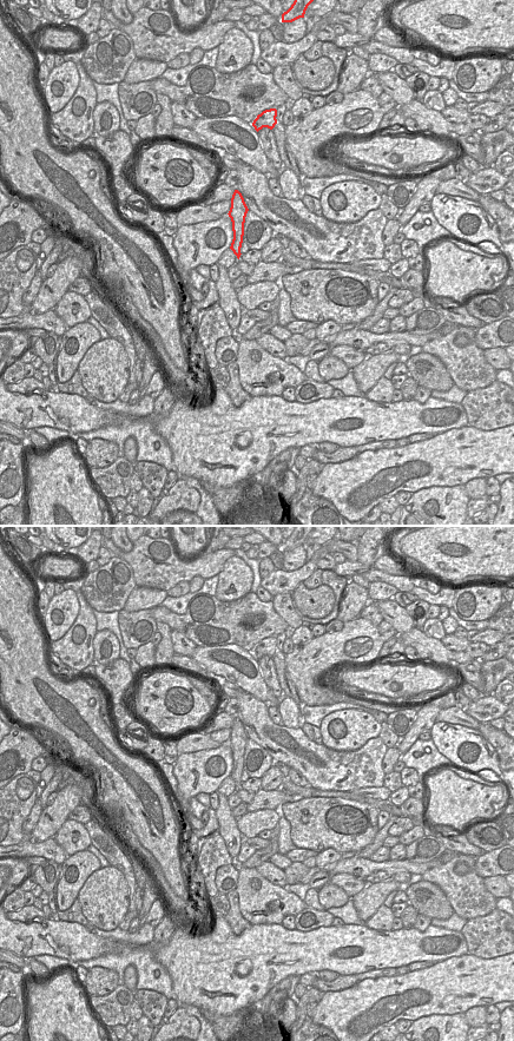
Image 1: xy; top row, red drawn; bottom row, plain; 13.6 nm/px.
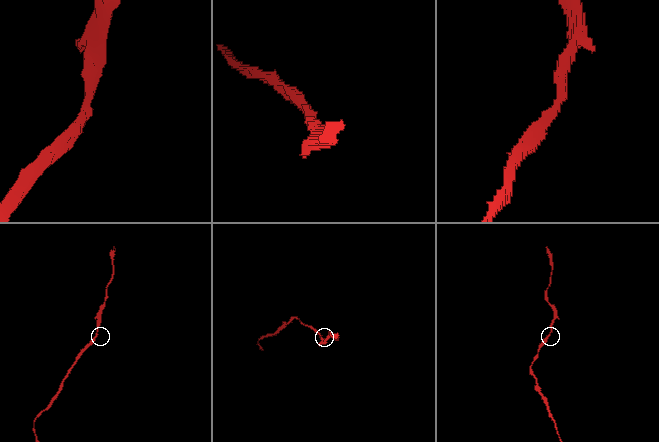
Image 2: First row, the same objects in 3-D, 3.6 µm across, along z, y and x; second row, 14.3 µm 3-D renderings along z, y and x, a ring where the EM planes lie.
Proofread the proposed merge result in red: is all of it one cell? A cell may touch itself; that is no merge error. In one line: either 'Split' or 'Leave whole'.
Leave whole.

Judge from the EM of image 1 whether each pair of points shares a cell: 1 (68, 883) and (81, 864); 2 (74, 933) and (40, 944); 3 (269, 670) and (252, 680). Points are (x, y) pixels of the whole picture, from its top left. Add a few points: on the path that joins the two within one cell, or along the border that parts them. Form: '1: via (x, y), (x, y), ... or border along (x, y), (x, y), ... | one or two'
1: via (74, 882), (78, 877), (78, 870) | one
2: via (66, 937), (48, 937) | one
3: border along (257, 660), (265, 685), (277, 698) | two

